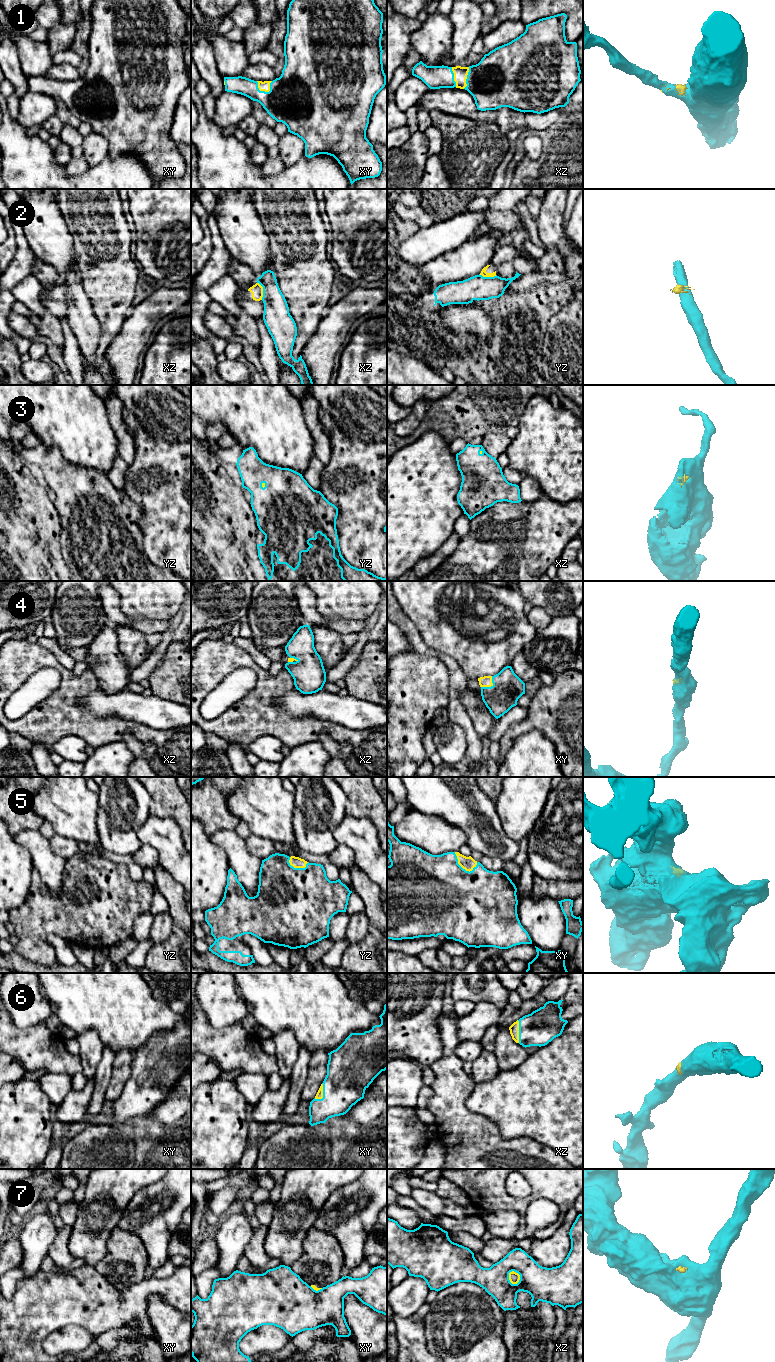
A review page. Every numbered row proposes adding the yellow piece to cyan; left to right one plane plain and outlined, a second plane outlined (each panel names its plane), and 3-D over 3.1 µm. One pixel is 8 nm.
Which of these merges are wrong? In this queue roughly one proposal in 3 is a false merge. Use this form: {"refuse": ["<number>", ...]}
{"refuse": ["2", "7"]}

